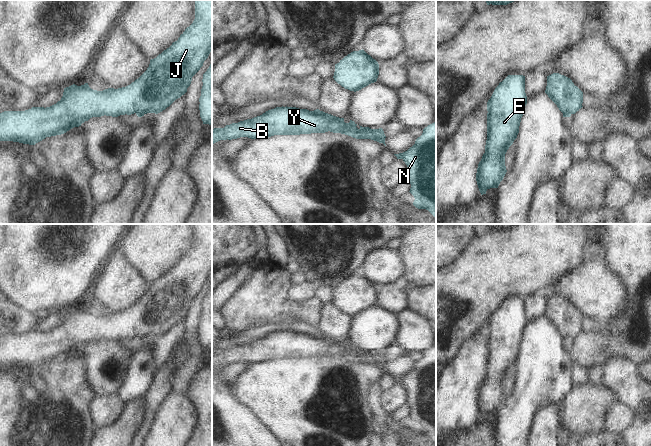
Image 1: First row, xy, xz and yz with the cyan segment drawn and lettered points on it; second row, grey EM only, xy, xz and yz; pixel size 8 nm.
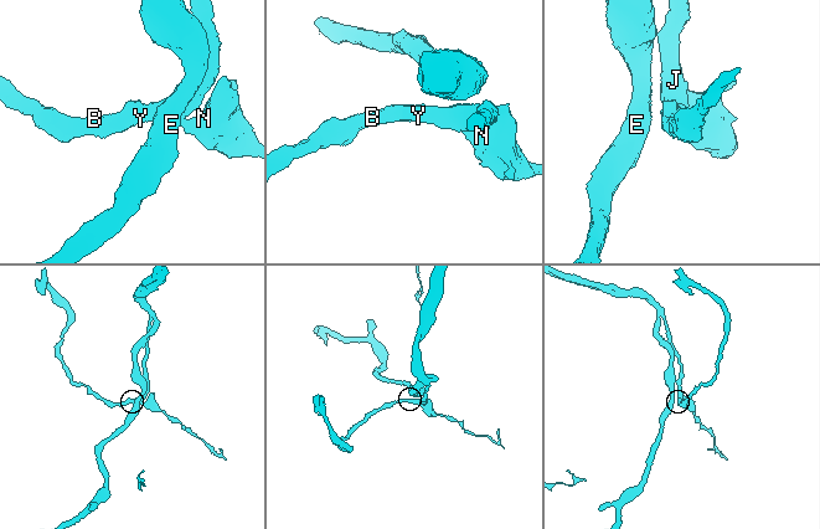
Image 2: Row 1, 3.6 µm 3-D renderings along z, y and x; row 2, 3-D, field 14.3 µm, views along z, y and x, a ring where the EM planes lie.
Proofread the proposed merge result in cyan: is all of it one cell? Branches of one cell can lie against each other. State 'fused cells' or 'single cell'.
fused cells

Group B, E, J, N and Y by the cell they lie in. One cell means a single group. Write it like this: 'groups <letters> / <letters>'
groups B E J Y / N

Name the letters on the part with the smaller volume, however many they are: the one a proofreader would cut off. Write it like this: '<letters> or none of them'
N

